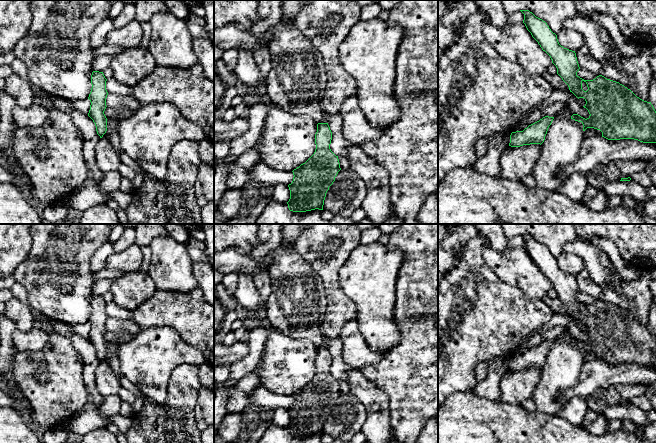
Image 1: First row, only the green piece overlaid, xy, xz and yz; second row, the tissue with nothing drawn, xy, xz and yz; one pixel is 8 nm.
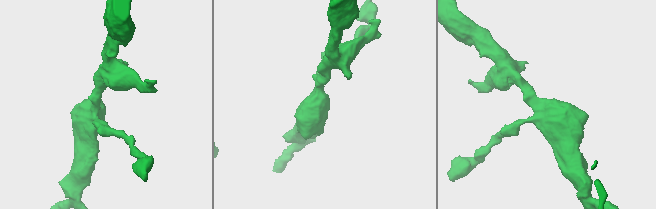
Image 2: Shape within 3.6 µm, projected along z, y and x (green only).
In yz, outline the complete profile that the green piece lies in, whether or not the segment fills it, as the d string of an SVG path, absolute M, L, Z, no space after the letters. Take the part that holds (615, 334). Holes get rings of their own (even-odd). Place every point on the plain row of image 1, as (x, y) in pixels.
M520 234L524 238L523 247L532 261L538 266L543 275L551 282L557 292L557 298L568 309L578 323L584 322L590 340L585 343L573 338L571 343L583 348L583 355L594 352L602 356L602 361L608 364L634 363L643 367L656 367L656 335L651 326L637 321L630 313L619 306L605 302L602 299L593 304L584 304L577 299L580 291L575 275L561 270L557 259L551 255L545 245L536 241L529 234Z

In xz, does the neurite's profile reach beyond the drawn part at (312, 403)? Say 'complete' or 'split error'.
complete

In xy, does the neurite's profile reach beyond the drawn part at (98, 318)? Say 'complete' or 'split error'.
complete

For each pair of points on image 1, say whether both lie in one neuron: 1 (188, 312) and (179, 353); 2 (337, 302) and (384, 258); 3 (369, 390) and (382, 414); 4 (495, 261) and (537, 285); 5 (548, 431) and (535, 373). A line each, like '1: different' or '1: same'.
1: different
2: different
3: same
4: same
5: different

